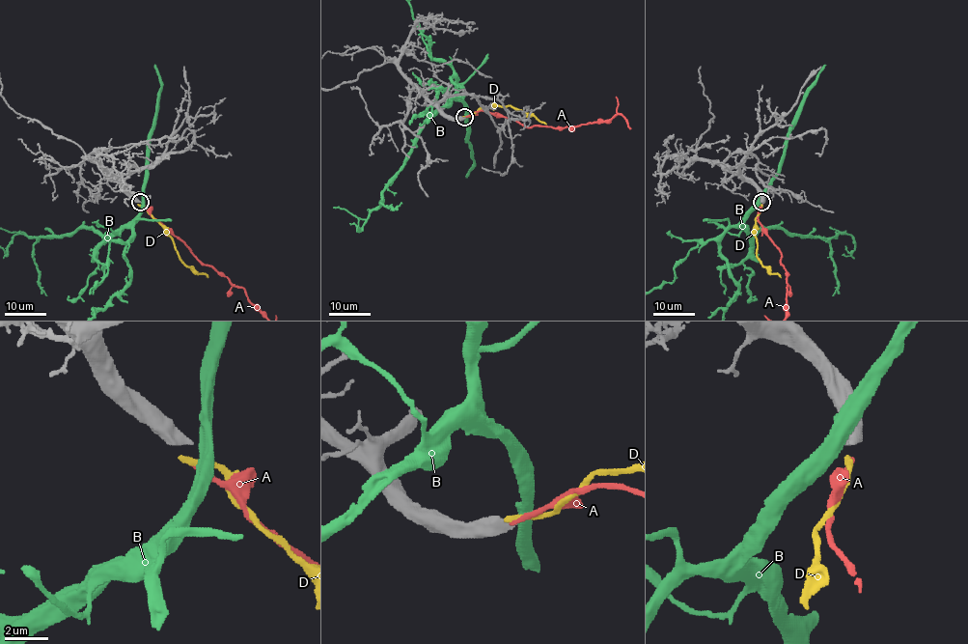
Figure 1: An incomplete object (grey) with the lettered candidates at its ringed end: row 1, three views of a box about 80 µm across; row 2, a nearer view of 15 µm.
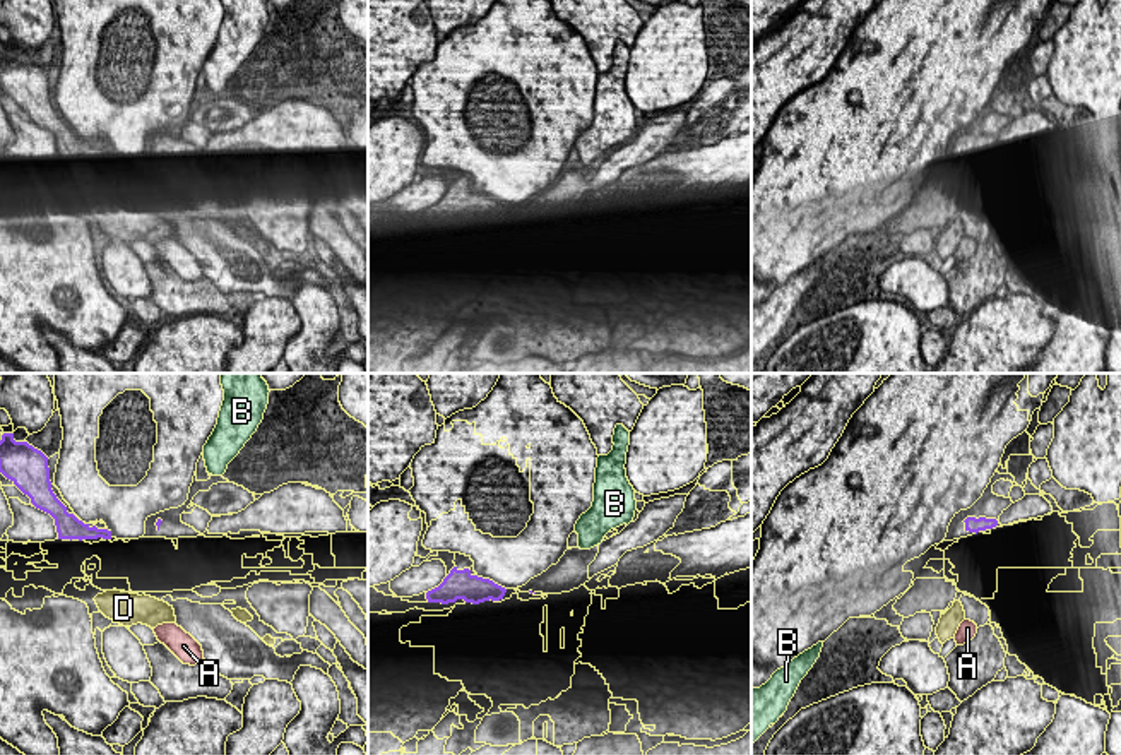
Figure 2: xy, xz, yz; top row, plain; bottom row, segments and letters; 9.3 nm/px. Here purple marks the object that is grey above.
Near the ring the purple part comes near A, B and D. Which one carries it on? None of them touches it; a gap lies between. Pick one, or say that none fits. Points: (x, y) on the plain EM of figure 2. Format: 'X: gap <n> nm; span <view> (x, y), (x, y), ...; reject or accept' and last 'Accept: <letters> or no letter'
A: gap 800 nm; span yz (976, 149), (969, 237); reject
B: gap 600 nm; span xz (534, 209), (579, 163); reject
D: gap 500 nm; span xy (106, 154), (106, 208); reject
Accept: no letter

